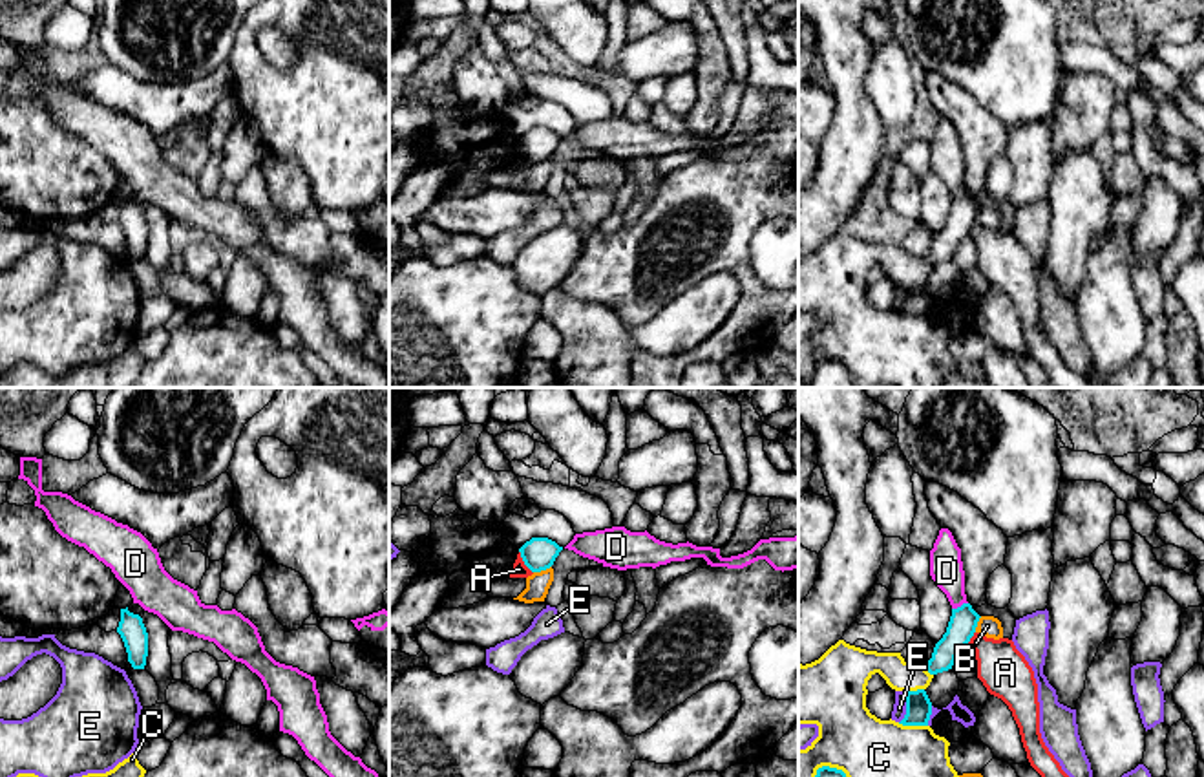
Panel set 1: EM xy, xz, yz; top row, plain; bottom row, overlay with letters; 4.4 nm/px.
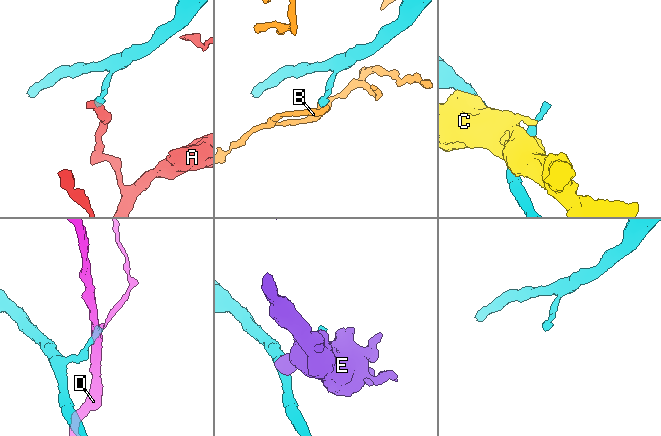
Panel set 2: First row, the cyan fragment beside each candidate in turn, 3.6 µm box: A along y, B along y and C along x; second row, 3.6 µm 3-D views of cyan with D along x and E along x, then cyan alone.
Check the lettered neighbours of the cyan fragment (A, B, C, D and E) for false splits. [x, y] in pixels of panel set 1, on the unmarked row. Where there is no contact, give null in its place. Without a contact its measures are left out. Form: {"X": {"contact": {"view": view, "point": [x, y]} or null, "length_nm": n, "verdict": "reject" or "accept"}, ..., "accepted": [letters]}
{"A": {"contact": {"view": "xz", "point": [525, 152]}, "length_nm": 120, "verdict": "reject"}, "B": {"contact": {"view": "xz", "point": [541, 159]}, "length_nm": 90, "verdict": "reject"}, "C": {"contact": {"view": "yz", "point": [912, 315]}, "length_nm": 140, "verdict": "reject"}, "D": {"contact": {"view": "yz", "point": [961, 196]}, "length_nm": 80, "verdict": "reject"}, "E": {"contact": {"view": "yz", "point": [907, 298]}, "length_nm": 140, "verdict": "reject"}, "accepted": []}

